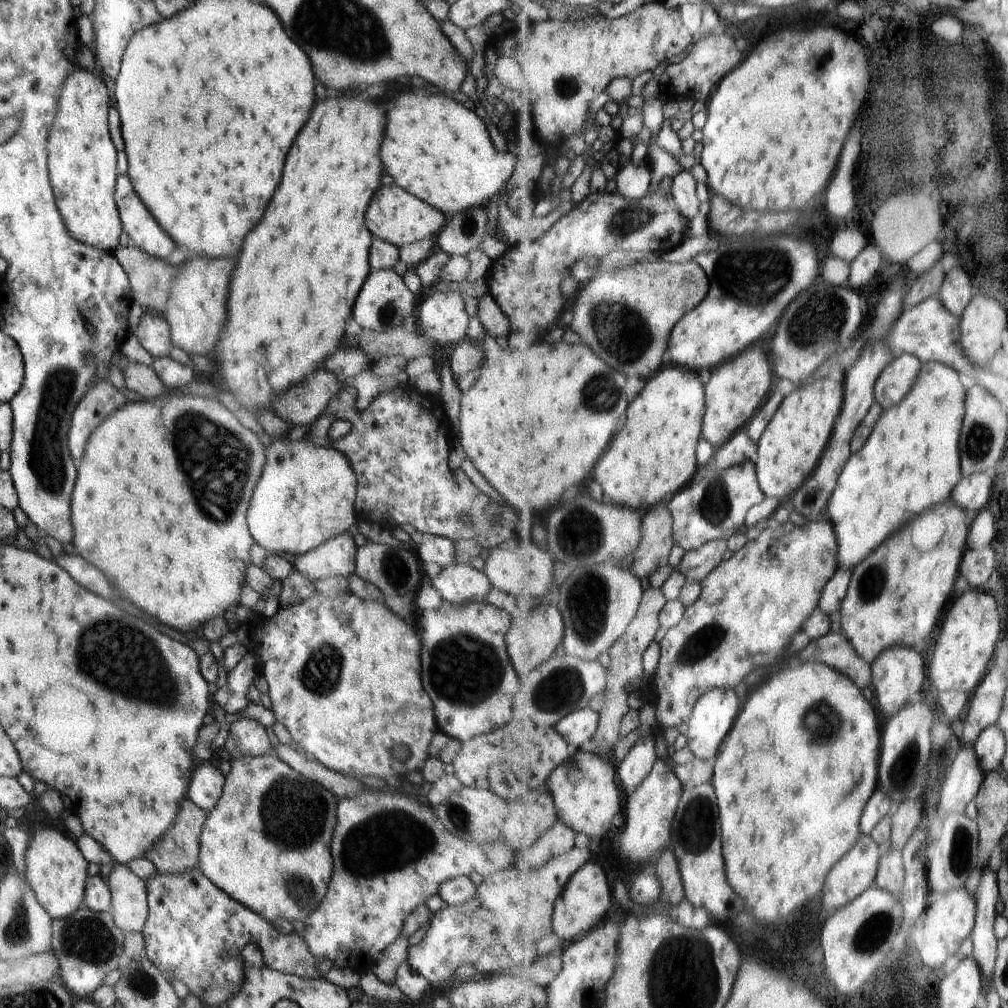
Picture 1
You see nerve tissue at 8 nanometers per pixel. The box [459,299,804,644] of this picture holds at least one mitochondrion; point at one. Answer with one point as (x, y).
(576, 535)

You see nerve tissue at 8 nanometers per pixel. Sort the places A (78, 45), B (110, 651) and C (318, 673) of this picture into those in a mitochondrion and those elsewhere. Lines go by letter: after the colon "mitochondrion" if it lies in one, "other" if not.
A: other
B: mitochondrion
C: mitochondrion

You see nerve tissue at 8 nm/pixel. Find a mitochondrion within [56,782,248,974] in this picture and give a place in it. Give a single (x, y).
(89, 939)

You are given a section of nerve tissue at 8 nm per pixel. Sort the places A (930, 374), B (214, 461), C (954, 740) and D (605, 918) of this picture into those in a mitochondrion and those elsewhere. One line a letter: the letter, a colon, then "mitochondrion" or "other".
A: other
B: mitochondrion
C: other
D: other

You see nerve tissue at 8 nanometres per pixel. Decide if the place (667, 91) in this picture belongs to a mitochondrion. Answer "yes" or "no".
no

